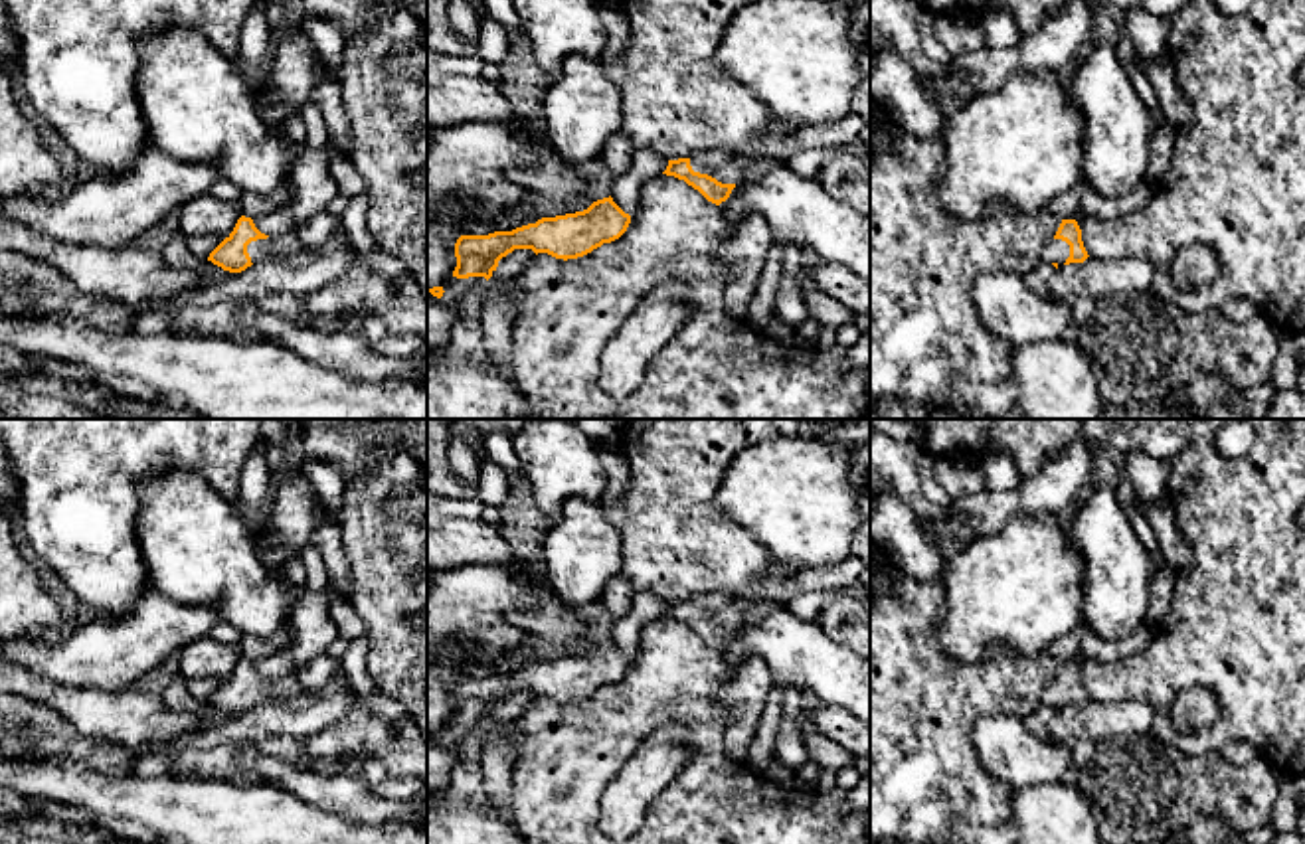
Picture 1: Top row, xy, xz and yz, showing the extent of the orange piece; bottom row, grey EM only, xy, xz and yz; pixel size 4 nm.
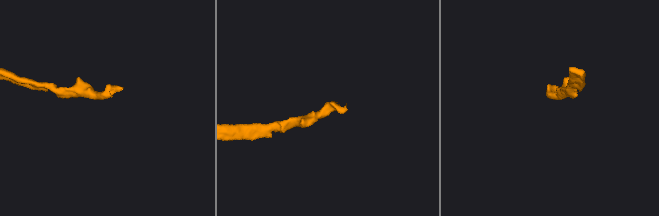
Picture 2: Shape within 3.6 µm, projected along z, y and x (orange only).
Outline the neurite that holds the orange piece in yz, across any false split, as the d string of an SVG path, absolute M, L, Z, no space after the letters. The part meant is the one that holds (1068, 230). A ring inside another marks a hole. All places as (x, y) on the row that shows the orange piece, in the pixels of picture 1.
M1062 219L1056 235L1046 245L1044 259L1058 269L1070 263L1084 263L1088 257L1078 221Z

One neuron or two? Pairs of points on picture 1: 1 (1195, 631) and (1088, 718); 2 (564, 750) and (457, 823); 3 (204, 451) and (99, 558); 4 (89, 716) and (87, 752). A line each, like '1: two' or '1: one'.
1: two
2: two
3: one
4: two

